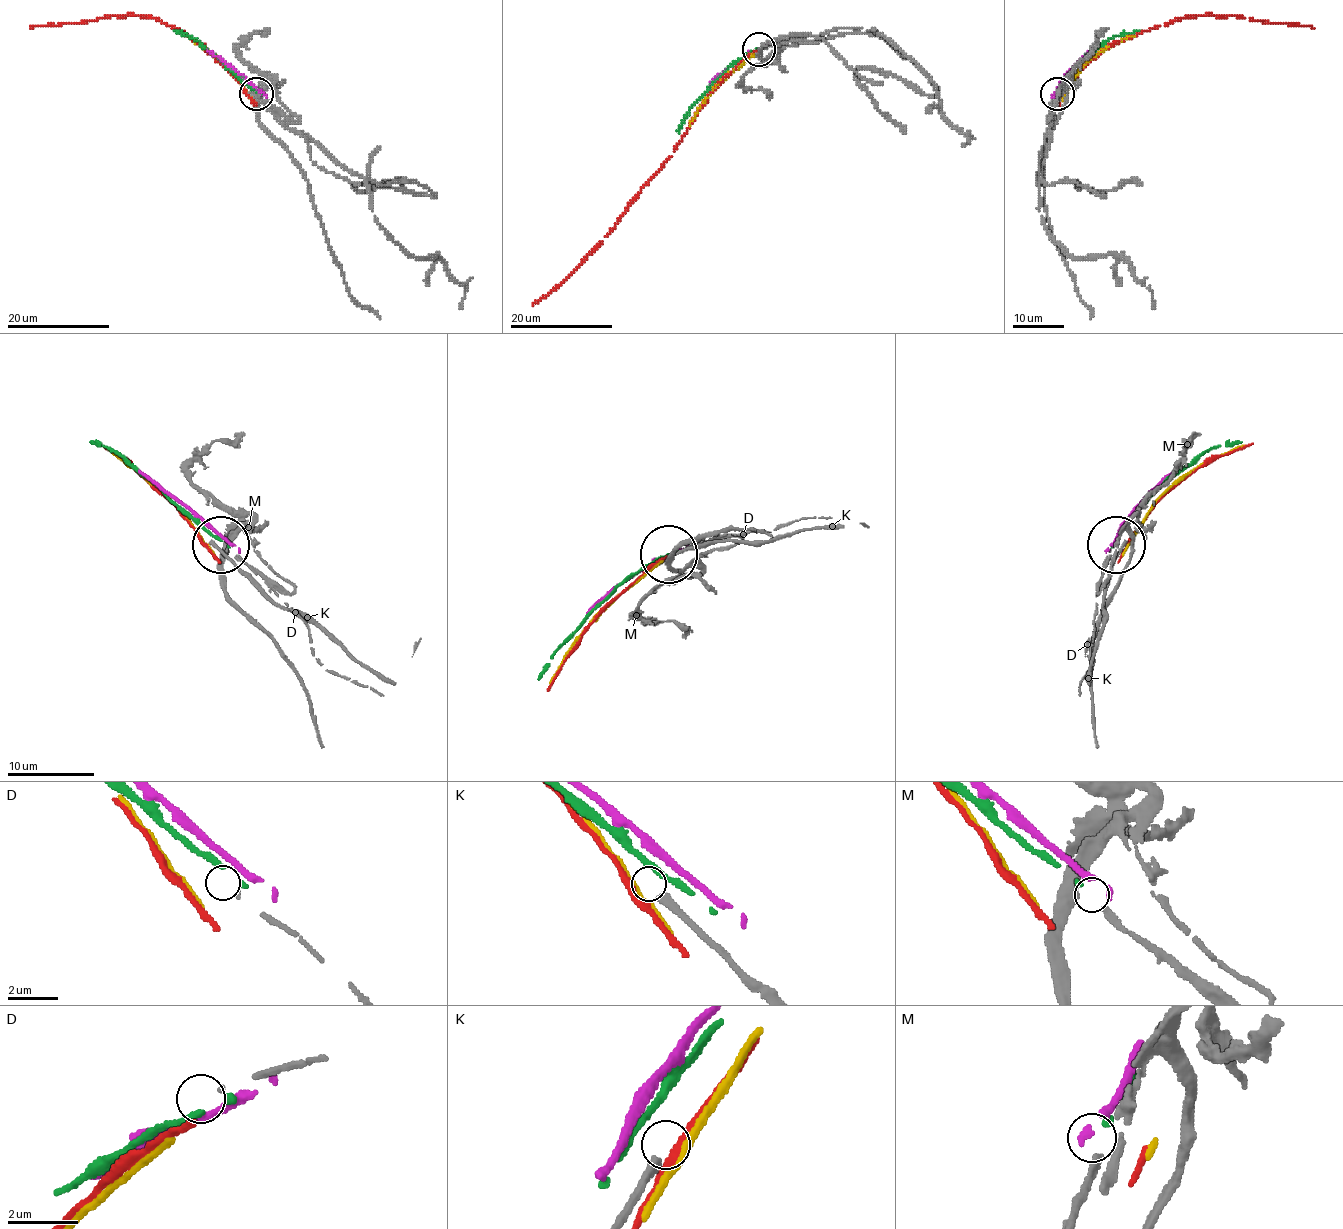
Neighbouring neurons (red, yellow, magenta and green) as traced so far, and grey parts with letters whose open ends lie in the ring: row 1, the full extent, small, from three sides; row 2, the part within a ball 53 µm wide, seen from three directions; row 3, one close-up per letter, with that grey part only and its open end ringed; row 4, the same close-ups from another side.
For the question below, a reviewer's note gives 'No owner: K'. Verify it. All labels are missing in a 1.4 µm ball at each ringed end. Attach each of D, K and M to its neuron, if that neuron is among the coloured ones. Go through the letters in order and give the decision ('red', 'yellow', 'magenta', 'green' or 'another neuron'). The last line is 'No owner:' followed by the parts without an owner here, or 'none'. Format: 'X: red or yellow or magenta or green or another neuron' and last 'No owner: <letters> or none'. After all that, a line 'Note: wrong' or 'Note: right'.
D: another neuron
K: another neuron
M: green
No owner: D, K
Note: wrong

